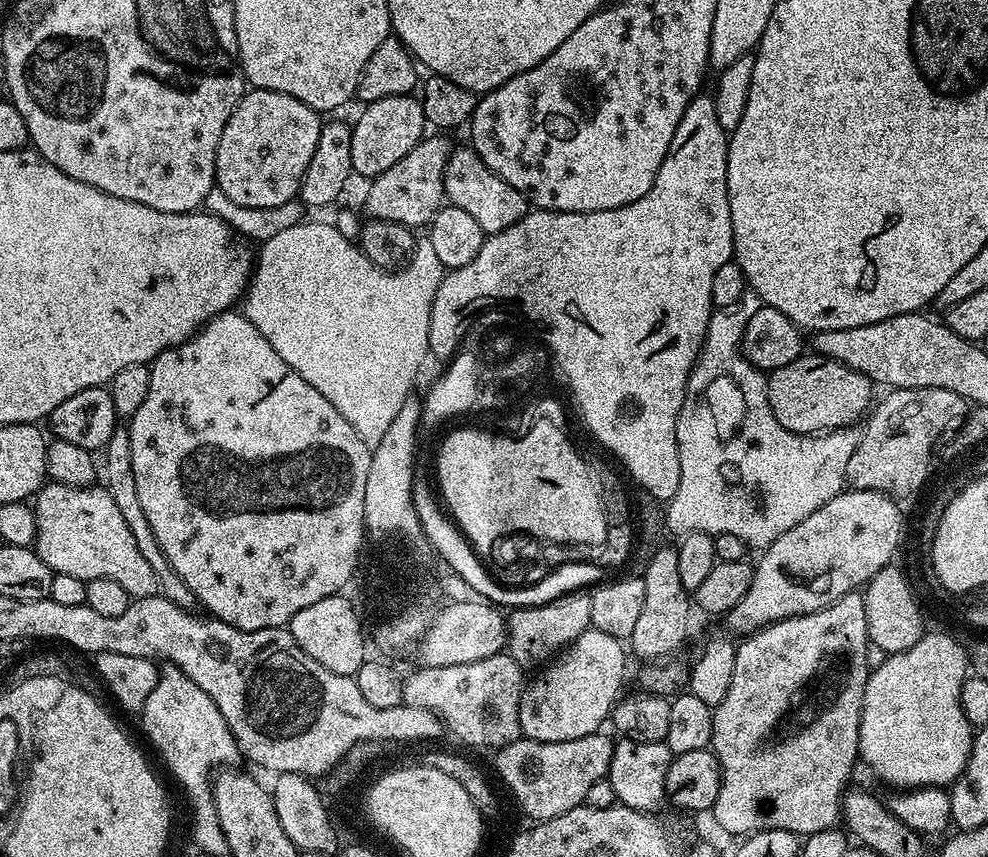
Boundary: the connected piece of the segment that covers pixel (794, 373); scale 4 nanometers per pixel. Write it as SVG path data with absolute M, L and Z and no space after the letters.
M801 354L794 362L790 362L790 366L776 368L767 377L768 401L774 418L778 418L786 430L805 434L853 427L857 423L856 419L860 415L863 417L873 403L872 381L858 374L858 370L850 370L850 366L842 366L842 362L834 362L834 358L808 355Z

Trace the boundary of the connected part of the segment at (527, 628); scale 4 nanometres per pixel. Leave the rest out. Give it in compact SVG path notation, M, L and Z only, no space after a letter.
M591 591L568 592L557 600L550 600L539 606L520 606L506 616L507 645L506 652L514 658L521 669L535 669L551 661L561 650L574 643L592 623L590 606Z

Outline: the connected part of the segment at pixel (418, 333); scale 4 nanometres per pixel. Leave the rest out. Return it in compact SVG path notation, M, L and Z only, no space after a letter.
M310 220L281 230L280 233L274 234L274 238L265 240L259 245L260 257L258 255L255 257L248 287L242 297L242 305L244 304L242 314L256 327L258 334L262 334L262 338L266 338L270 346L274 346L274 354L278 354L278 358L282 358L282 362L286 362L286 366L293 368L299 376L306 378L306 382L310 382L310 386L314 386L314 390L318 390L318 394L322 394L322 398L326 398L326 402L330 402L330 406L334 406L334 410L338 410L338 414L342 414L342 418L346 418L346 422L354 426L354 434L358 434L358 438L362 438L362 442L366 442L366 446L371 450L378 446L378 442L382 442L387 427L394 420L394 414L398 414L402 402L410 398L411 392L408 391L411 390L412 383L415 382L416 375L424 364L424 359L429 359L430 310L434 306L434 294L438 294L438 286L444 280L446 269L438 260L437 252L430 242L426 238L420 238L416 241L416 250L412 254L412 259L403 268L395 272L387 272L374 266L374 262L366 258L359 243L352 243L342 238L332 222L319 224L316 220Z

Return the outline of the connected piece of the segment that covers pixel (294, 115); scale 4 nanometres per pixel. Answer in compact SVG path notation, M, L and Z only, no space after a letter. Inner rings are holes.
M265 88L245 91L218 142L215 187L221 188L233 202L238 202L238 206L282 206L282 202L297 199L306 166L310 166L310 158L314 158L318 146L321 123L318 113L298 102L298 98Z

